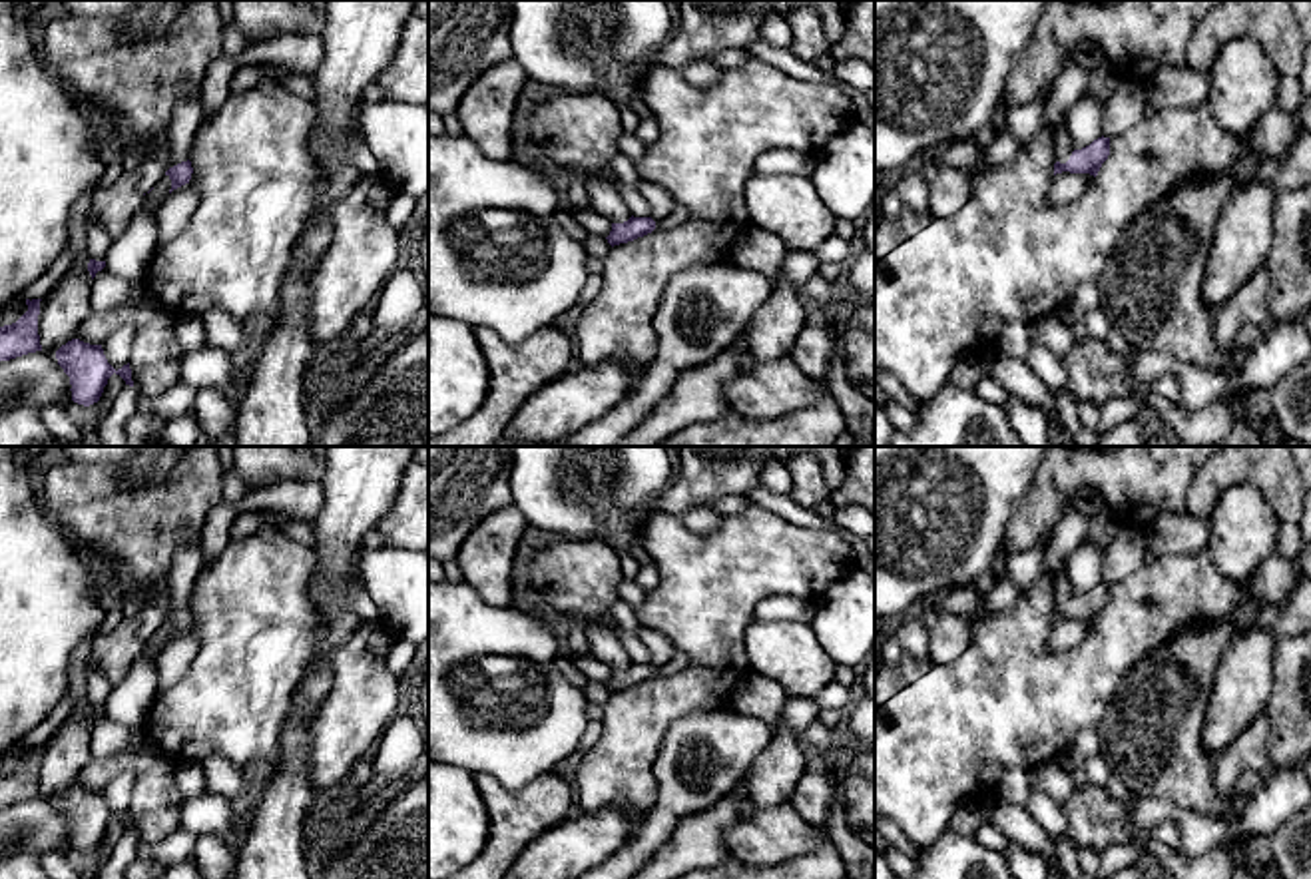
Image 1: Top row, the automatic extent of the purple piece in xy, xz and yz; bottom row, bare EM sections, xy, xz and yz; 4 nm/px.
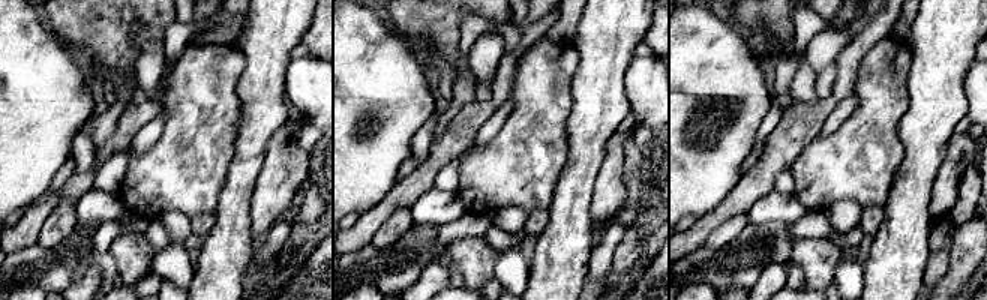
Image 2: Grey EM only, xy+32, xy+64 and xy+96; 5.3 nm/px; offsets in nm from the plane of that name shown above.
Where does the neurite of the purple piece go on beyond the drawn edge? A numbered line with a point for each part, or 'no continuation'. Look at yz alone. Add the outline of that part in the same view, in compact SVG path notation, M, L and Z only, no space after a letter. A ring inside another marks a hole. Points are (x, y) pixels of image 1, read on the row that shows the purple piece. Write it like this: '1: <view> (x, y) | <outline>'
1: yz (1062, 144) | M1066 124L1054 136L1054 151L1056 151L1056 159L1060 163L1066 163L1074 151Z

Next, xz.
1: xz (660, 200) | M642 177L636 187L646 197L646 201L650 205L650 217L656 223L673 209L673 205L675 205L673 195L667 189L663 189L661 185L652 183Z

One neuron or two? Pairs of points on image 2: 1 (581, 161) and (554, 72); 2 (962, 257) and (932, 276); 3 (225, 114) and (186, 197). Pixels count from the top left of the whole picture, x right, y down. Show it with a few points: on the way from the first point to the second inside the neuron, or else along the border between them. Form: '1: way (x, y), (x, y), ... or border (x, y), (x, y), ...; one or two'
1: border (572, 83), (567, 153); two
2: border (956, 233), (951, 242), (948, 270), (936, 284); two
3: way (204, 135), (189, 161), (186, 176); one

